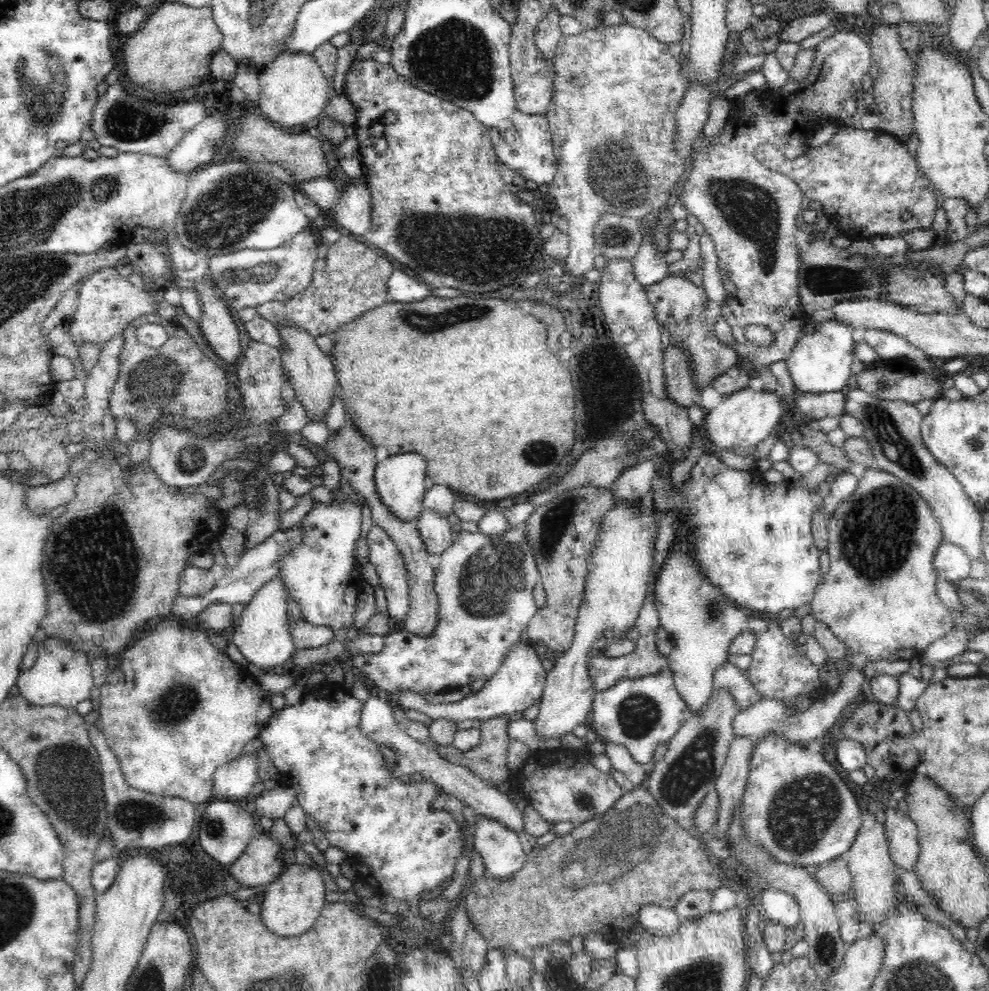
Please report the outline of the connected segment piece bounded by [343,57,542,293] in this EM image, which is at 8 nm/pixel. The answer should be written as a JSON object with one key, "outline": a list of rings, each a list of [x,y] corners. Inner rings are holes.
{"outline":[[[373,57],[359,61],[352,61],[346,76],[344,76],[344,96],[352,103],[356,109],[356,120],[354,123],[356,139],[360,145],[358,158],[361,159],[362,175],[365,178],[365,185],[368,187],[371,196],[371,225],[368,232],[364,236],[360,236],[364,242],[371,242],[372,246],[380,249],[386,257],[412,268],[412,272],[424,283],[432,288],[450,287],[456,288],[464,293],[469,292],[490,292],[490,290],[498,290],[502,286],[512,284],[520,272],[526,270],[526,266],[530,266],[530,260],[536,252],[536,248],[542,243],[536,228],[536,218],[534,217],[534,208],[527,202],[523,202],[516,197],[516,194],[510,193],[508,186],[500,177],[498,171],[497,155],[495,154],[491,136],[488,127],[485,127],[476,117],[464,108],[456,106],[453,102],[438,98],[436,95],[430,94],[410,82],[406,82],[400,77],[389,64],[381,64]],[[387,110],[393,110],[397,114],[397,121],[393,125],[384,126],[383,136],[388,141],[388,149],[382,154],[378,154],[374,149],[376,139],[368,135],[368,129],[375,123],[380,123],[380,114]]]}

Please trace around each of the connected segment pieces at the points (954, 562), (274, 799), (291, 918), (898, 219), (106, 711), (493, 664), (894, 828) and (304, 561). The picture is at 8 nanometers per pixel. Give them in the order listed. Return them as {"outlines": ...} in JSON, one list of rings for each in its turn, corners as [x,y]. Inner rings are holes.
{"outlines":[[[[948,541],[942,543],[936,550],[933,561],[937,577],[952,583],[968,578],[971,570],[971,559],[958,546]]],[[[293,788],[264,789],[254,797],[254,814],[257,817],[282,819],[284,814],[296,804],[296,793]]],[[[292,860],[277,877],[264,888],[264,900],[260,918],[275,934],[300,935],[310,930],[326,901],[326,886],[318,869],[308,865],[298,865]]],[[[844,125],[834,134],[832,140],[823,146],[808,148],[796,159],[785,158],[771,145],[759,145],[755,156],[769,170],[782,174],[786,182],[798,185],[806,198],[818,200],[829,222],[836,225],[840,235],[850,240],[868,239],[870,236],[902,237],[908,230],[930,229],[938,208],[940,199],[934,193],[933,184],[921,172],[907,146],[896,137],[878,129],[862,130]],[[905,210],[911,212],[911,218],[907,221],[900,215]]],[[[162,622],[162,624],[158,624],[148,636],[133,642],[120,655],[122,662],[120,662],[119,668],[115,668],[114,672],[110,673],[108,682],[100,687],[99,698],[101,705],[99,707],[100,720],[98,724],[107,738],[113,756],[117,758],[117,764],[121,766],[126,782],[138,790],[147,791],[150,794],[183,798],[184,800],[190,800],[195,805],[210,802],[214,799],[213,778],[215,771],[219,769],[219,766],[238,758],[244,752],[244,746],[258,737],[261,728],[264,728],[264,724],[276,714],[277,710],[272,707],[270,701],[271,694],[260,687],[256,677],[247,668],[238,667],[223,649],[216,648],[210,642],[210,639],[206,638],[204,632],[198,632],[198,630],[194,632],[194,630],[182,628],[178,622]]],[[[508,528],[498,536],[461,531],[440,556],[440,566],[435,570],[435,589],[439,595],[439,625],[436,626],[435,636],[417,637],[402,629],[385,636],[384,648],[378,654],[357,653],[352,659],[352,666],[360,669],[364,679],[379,690],[391,694],[407,690],[425,695],[433,691],[444,693],[456,690],[466,684],[480,685],[496,672],[505,650],[525,636],[531,619],[539,609],[532,597],[532,590],[540,580],[540,572],[536,567],[535,550],[529,544],[527,528]]],[[[895,805],[886,814],[885,835],[893,863],[898,869],[911,871],[920,852],[917,824]]],[[[339,496],[332,503],[314,503],[300,522],[302,540],[280,558],[281,584],[298,602],[303,618],[332,631],[355,628],[358,594],[363,578],[357,567],[356,542],[361,538],[362,512],[352,500]]]]}

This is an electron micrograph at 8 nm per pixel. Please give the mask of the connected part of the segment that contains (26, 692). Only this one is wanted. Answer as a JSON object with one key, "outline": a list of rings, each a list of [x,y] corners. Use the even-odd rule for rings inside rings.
{"outline":[[[46,638],[38,644],[35,663],[17,678],[19,695],[33,706],[60,706],[76,709],[78,702],[90,698],[94,686],[91,661],[85,652],[73,649],[60,639]]]}

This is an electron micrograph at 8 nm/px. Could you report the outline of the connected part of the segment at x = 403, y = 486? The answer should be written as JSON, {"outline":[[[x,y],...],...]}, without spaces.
{"outline":[[[396,454],[377,462],[373,480],[380,502],[388,508],[393,517],[409,522],[417,519],[423,512],[422,504],[429,480],[426,474],[426,462],[420,454]]]}

